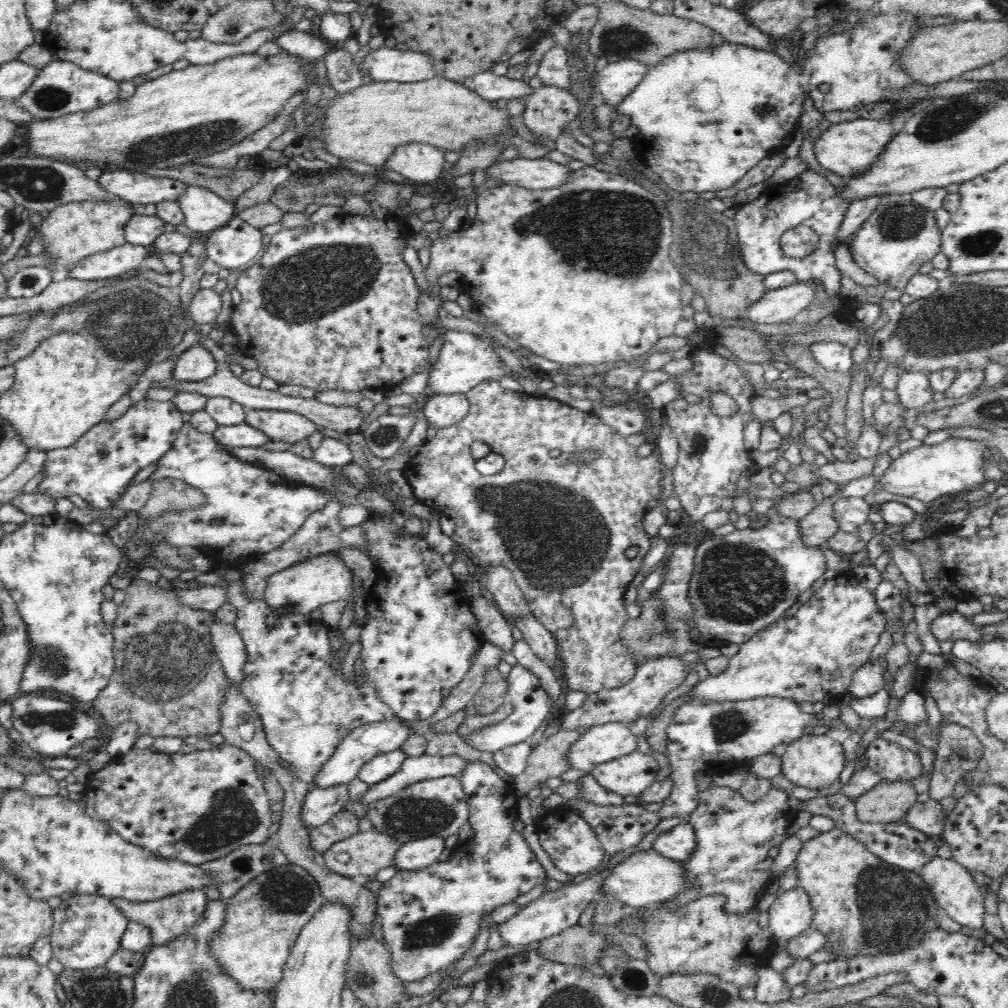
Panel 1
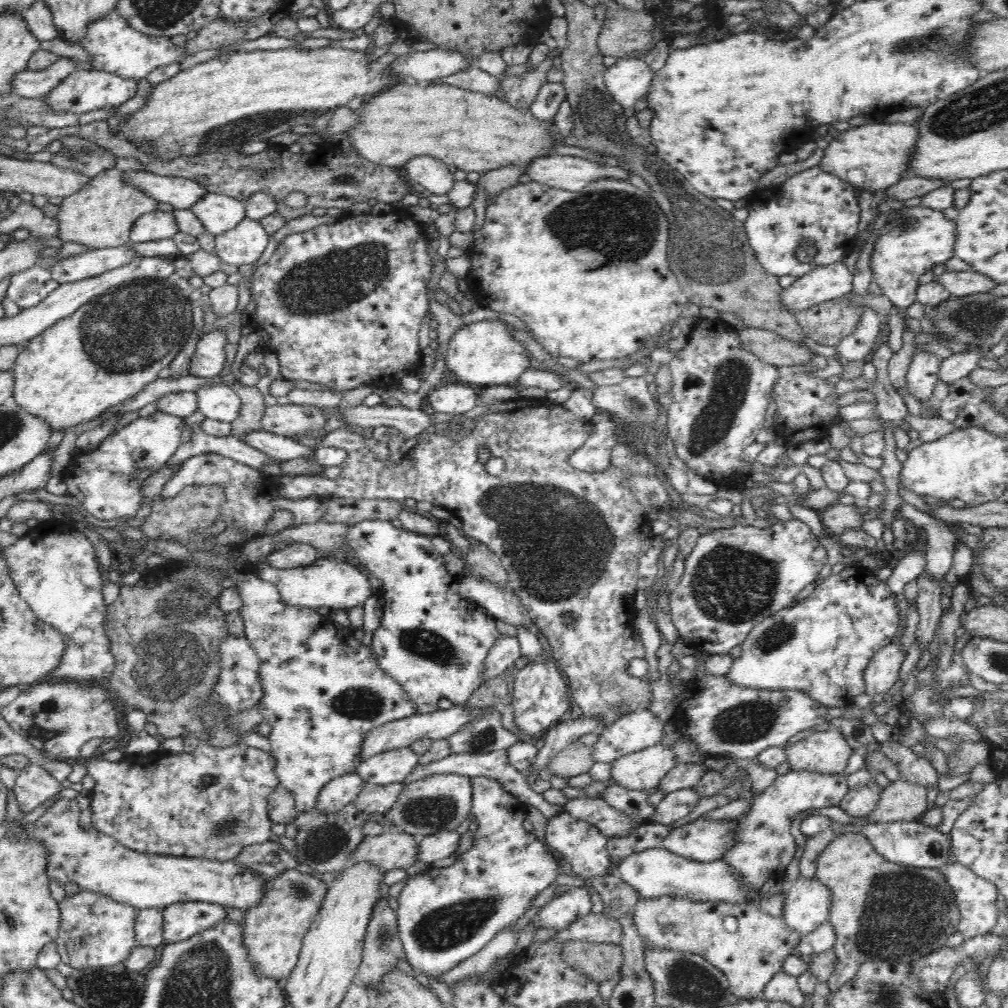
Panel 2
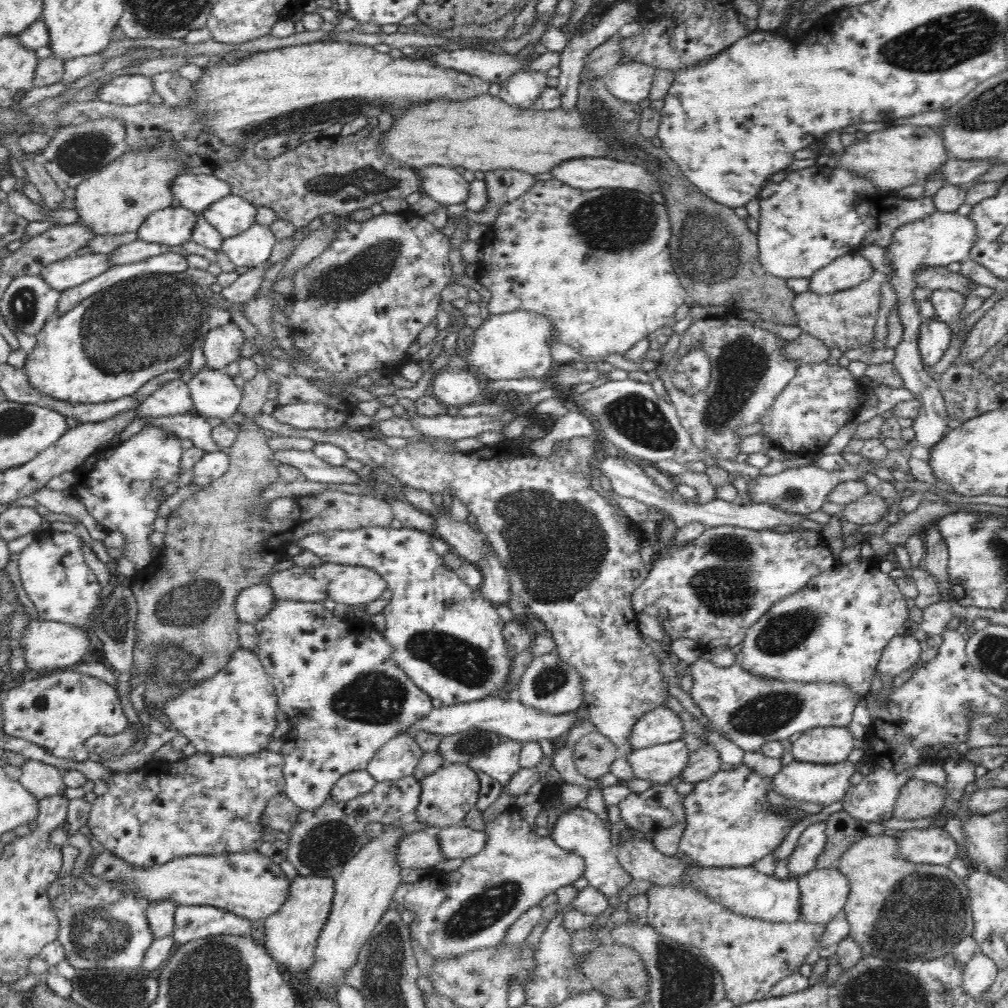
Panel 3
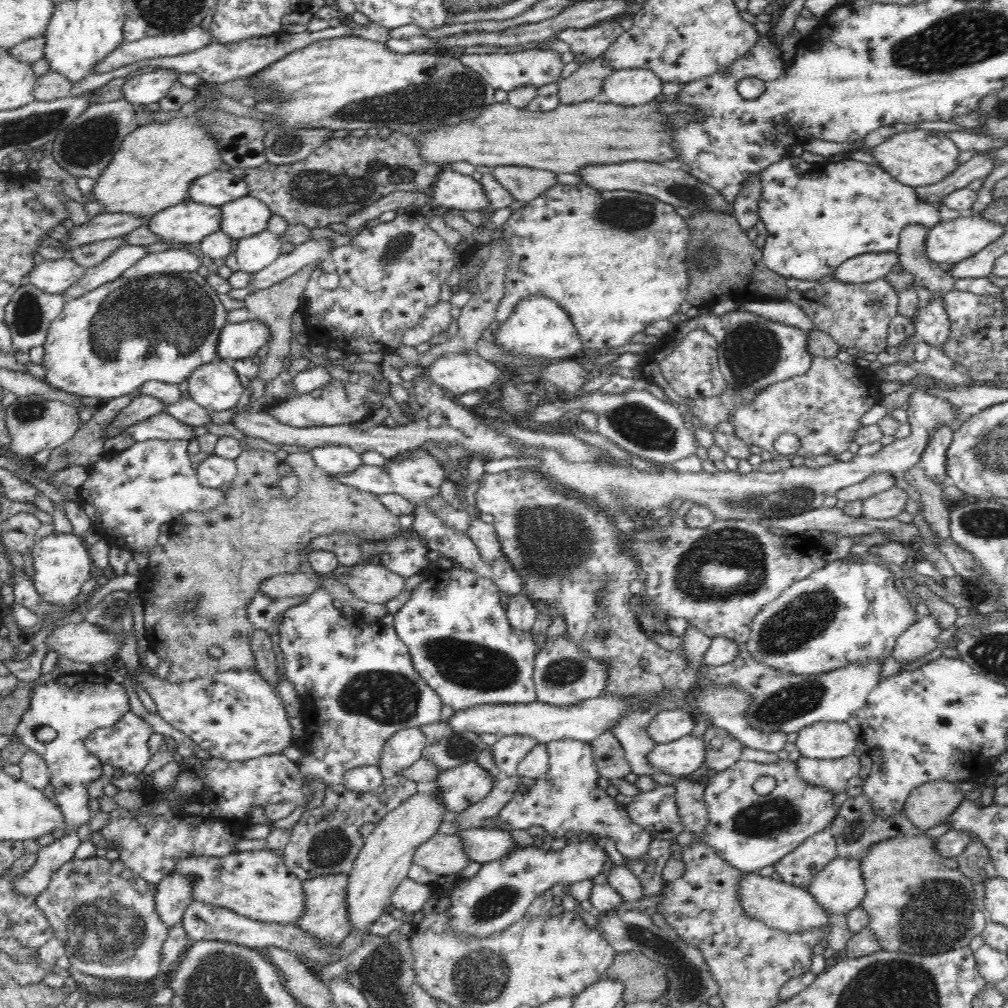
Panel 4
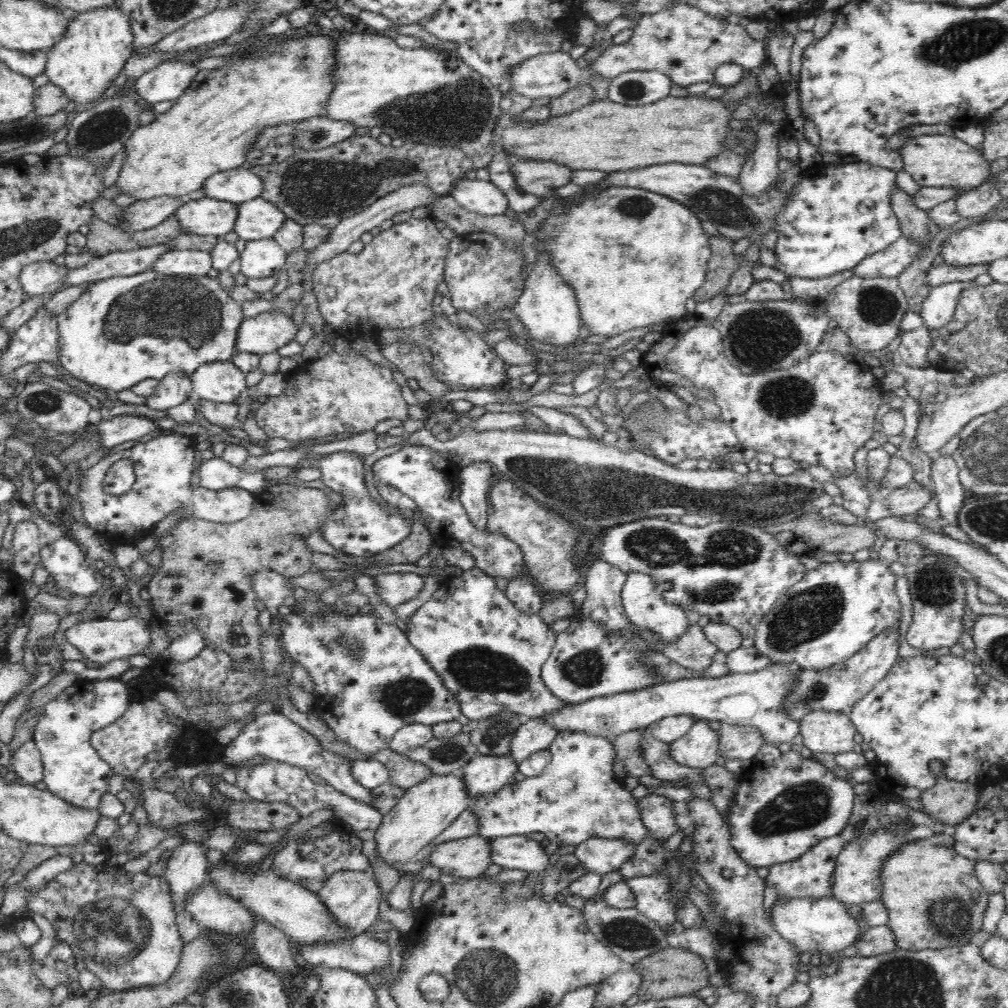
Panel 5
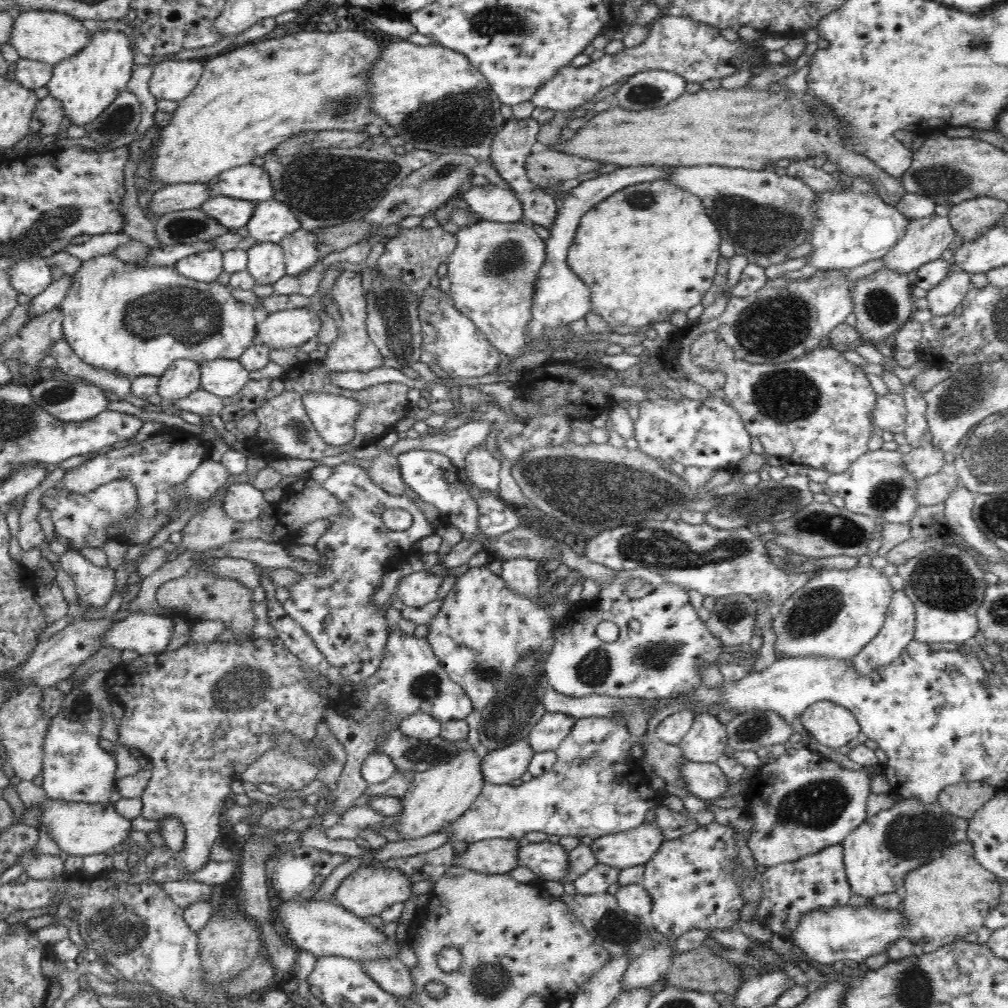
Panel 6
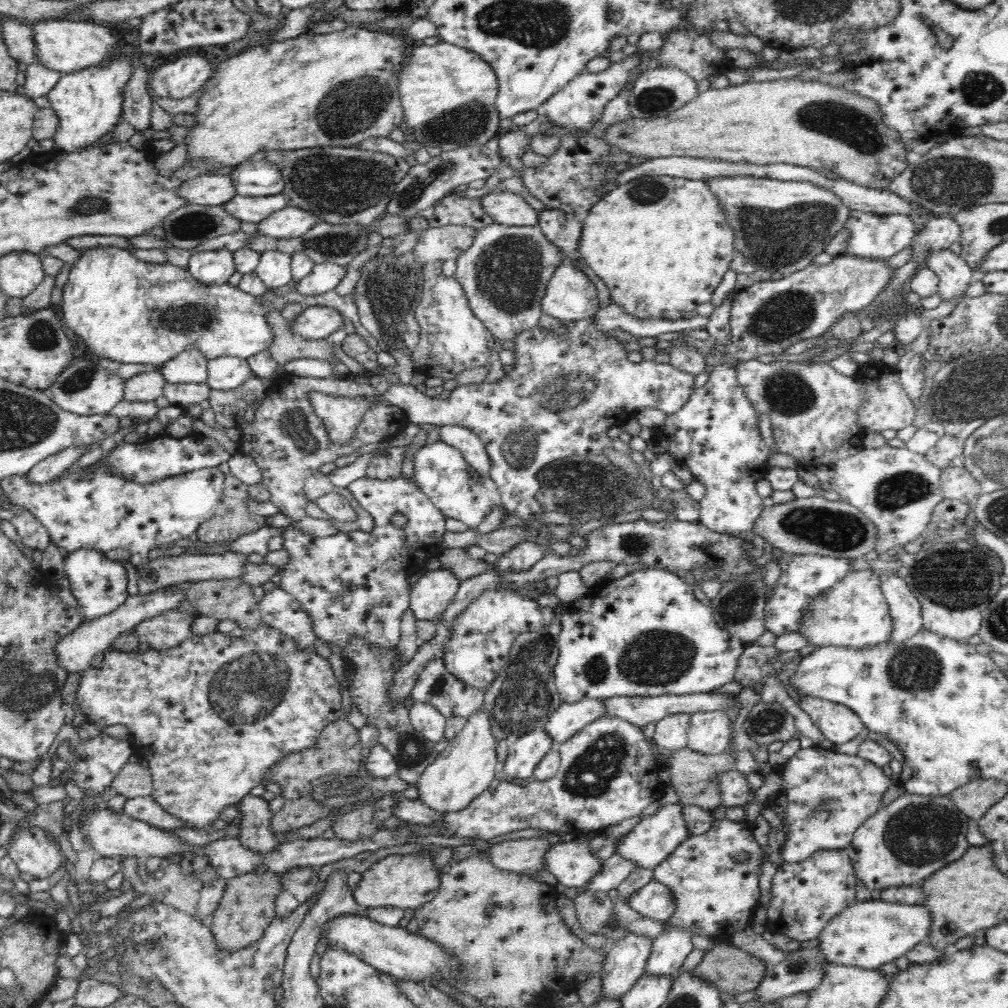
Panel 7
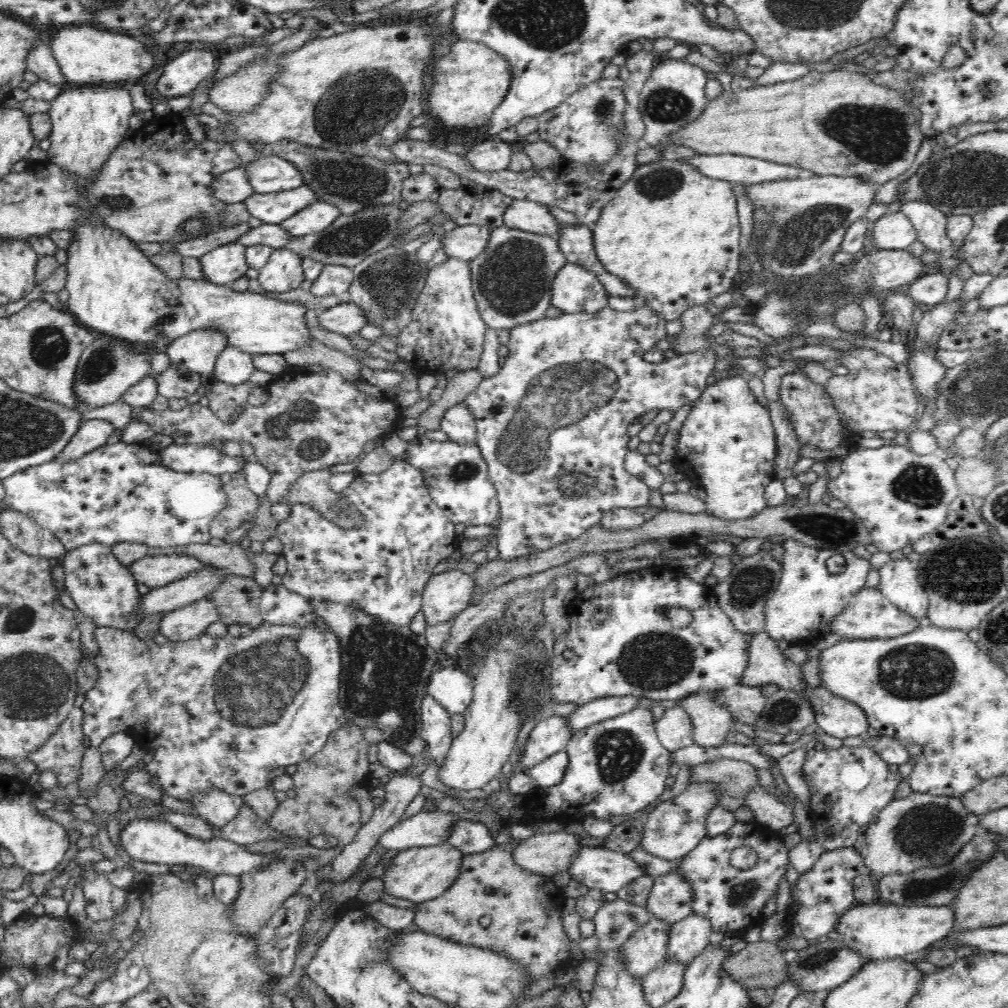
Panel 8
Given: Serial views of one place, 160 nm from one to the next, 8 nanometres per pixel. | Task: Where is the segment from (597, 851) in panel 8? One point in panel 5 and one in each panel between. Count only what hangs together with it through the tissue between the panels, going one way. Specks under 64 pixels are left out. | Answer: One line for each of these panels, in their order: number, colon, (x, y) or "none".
5: (517, 852)
6: (549, 861)
7: (572, 863)

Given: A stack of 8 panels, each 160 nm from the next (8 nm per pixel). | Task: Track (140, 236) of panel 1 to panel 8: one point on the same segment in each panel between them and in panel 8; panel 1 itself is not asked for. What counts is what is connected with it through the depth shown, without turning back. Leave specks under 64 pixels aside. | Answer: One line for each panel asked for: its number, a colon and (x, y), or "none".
2: (156, 225)
3: (173, 225)
4: (189, 222)
5: (207, 217)
6: (231, 213)
7: (254, 209)
8: (272, 208)

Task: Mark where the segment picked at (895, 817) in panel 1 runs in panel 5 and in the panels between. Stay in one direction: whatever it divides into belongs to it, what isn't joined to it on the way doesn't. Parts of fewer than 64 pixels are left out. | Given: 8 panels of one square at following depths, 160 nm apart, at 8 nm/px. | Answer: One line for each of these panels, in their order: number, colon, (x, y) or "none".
2: (900, 801)
3: (918, 799)
4: (928, 805)
5: (950, 802)

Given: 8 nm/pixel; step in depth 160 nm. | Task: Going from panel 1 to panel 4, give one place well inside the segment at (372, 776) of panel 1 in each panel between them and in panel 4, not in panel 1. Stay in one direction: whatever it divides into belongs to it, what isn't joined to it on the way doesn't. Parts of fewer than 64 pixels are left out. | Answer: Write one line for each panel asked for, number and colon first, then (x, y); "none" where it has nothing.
2: (393, 766)
3: (399, 757)
4: (406, 746)

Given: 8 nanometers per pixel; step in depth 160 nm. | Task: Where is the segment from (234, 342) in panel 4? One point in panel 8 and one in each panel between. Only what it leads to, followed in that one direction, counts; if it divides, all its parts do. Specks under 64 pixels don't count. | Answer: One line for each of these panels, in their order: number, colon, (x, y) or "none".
5: (266, 332)
6: (290, 328)
7: (317, 322)
8: (345, 318)

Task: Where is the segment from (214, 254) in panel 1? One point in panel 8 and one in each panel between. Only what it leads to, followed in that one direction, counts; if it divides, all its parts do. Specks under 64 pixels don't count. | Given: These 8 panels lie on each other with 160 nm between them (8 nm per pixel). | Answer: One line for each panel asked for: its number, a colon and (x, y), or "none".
2: (243, 244)
3: (250, 248)
4: (253, 253)
5: (262, 258)
6: (266, 261)
7: (274, 268)
8: (283, 271)

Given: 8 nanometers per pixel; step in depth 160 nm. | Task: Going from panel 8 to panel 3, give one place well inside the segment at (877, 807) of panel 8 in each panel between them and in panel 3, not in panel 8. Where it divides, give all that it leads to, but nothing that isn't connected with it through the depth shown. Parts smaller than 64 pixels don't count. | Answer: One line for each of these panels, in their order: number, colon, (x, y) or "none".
3: (728, 825)
4: (749, 831)
5: (782, 808)
6: (803, 802)
7: (829, 795)

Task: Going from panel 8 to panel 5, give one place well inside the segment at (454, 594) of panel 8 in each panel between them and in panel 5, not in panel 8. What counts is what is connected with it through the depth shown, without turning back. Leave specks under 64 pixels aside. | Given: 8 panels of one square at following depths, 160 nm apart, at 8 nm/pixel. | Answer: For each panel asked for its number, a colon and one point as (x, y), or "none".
5: (393, 589)
6: (416, 590)
7: (434, 591)

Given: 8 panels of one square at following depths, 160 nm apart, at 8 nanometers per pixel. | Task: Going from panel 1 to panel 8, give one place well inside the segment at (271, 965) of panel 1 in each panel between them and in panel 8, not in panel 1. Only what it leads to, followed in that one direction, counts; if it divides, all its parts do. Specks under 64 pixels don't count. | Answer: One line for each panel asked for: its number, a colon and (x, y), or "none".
2: (273, 929)
3: (290, 935)
4: (325, 917)
5: (352, 896)
6: (367, 891)
7: (408, 881)
8: (419, 874)

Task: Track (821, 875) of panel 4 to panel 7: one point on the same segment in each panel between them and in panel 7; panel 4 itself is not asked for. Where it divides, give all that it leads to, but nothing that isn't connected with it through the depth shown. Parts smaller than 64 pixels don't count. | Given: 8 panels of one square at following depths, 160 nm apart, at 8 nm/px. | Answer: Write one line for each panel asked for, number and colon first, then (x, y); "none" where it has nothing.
5: (856, 874)
6: (877, 855)
7: (903, 843)

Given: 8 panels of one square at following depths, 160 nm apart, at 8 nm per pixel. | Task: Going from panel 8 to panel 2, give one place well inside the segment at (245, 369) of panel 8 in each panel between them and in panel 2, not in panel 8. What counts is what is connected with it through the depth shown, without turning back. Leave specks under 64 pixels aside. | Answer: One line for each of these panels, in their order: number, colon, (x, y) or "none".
2: (221, 402)
3: (217, 395)
4: (216, 387)
5: (222, 381)
6: (223, 377)
7: (228, 372)

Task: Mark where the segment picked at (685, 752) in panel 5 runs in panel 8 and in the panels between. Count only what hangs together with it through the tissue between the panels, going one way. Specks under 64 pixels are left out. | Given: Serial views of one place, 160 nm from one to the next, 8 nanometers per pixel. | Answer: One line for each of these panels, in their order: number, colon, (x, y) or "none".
6: (706, 741)
7: (709, 733)
8: (711, 719)

